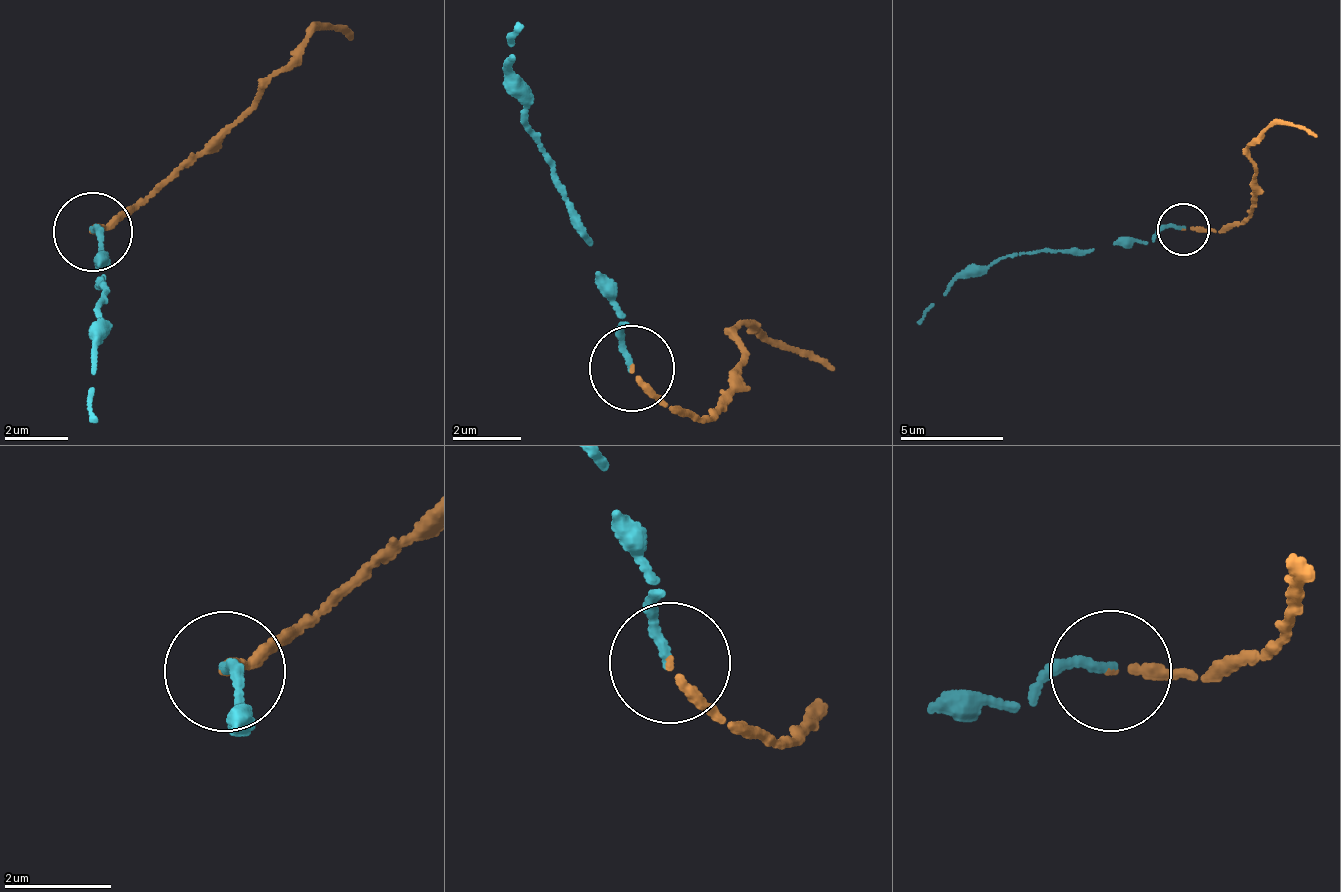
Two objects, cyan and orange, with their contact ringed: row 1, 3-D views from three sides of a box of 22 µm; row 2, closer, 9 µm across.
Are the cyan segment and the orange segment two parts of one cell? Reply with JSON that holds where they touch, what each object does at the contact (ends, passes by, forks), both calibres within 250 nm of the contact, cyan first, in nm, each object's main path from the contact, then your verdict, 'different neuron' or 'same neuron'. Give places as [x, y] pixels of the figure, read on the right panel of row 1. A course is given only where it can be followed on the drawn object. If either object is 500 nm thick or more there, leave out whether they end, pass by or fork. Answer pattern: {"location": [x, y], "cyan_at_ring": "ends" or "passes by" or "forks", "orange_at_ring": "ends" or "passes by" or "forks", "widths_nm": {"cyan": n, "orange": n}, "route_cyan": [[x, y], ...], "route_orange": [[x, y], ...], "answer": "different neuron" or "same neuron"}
{"location": [1183, 229], "cyan_at_ring": "ends", "orange_at_ring": "ends", "widths_nm": {"cyan": 160, "orange": 140}, "route_cyan": [[1181, 228], [1138, 244], [1036, 249], [980, 265], [923, 314], [922, 325]], "route_orange": [[1181, 228], [1217, 228], [1245, 221], [1258, 203], [1248, 153], [1262, 135], [1276, 125], [1304, 128], [1318, 138]], "answer": "same neuron"}

